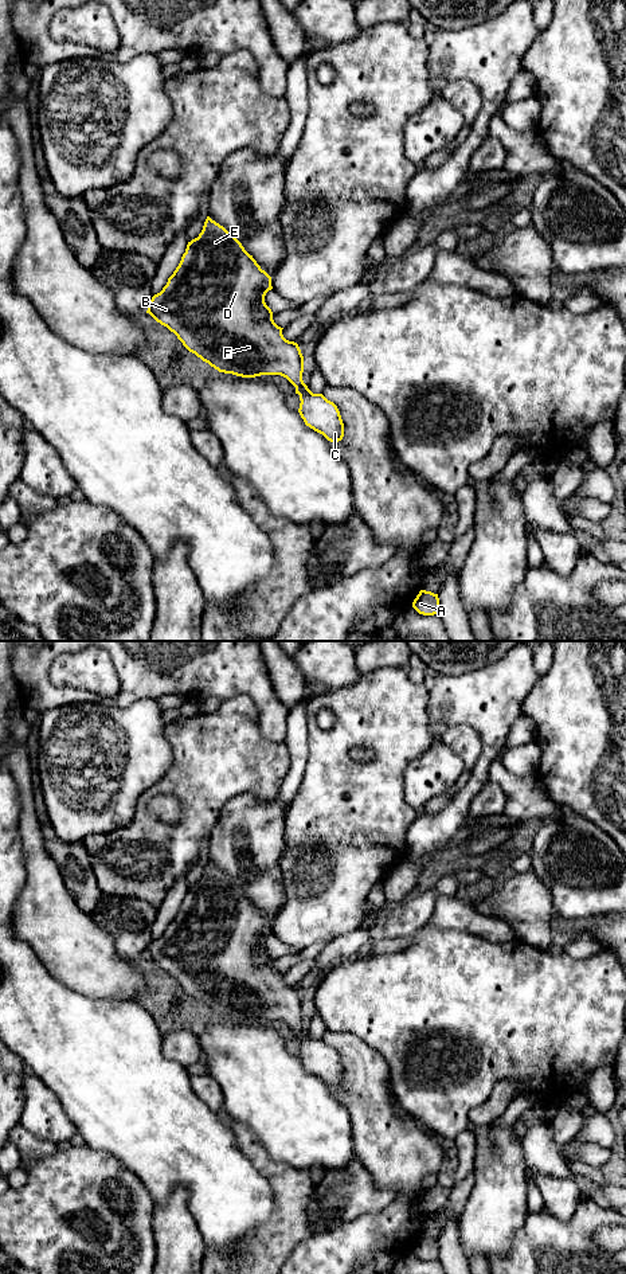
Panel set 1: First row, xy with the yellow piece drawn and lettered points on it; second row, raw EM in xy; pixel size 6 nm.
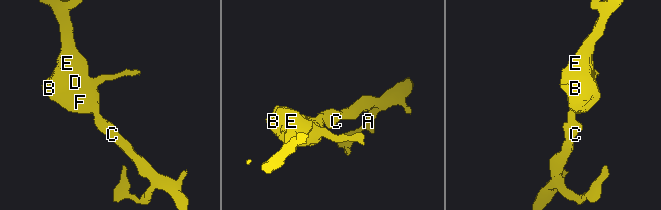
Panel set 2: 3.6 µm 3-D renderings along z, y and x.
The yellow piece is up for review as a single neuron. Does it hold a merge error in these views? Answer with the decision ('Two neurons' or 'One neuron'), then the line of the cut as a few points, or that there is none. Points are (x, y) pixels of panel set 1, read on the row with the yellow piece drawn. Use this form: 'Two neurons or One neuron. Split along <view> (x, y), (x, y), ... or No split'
One neuron. No split

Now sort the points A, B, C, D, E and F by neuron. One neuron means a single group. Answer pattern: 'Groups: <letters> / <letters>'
Groups: A B C D E F

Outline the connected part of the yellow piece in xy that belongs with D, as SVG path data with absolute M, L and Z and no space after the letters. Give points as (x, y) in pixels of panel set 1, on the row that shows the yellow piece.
M207 216L202 232L188 242L167 285L149 301L146 313L173 332L189 352L219 372L242 378L286 378L300 395L298 413L305 425L337 443L344 437L340 411L333 402L322 394L313 394L304 383L301 349L297 343L283 337L283 328L274 323L273 312L265 302L271 289L271 277L253 255L223 226Z

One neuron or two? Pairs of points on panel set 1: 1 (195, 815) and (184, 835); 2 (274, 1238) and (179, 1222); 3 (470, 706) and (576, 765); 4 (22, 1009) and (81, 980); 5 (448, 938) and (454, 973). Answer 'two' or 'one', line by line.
1: one
2: two
3: two
4: two
5: one

